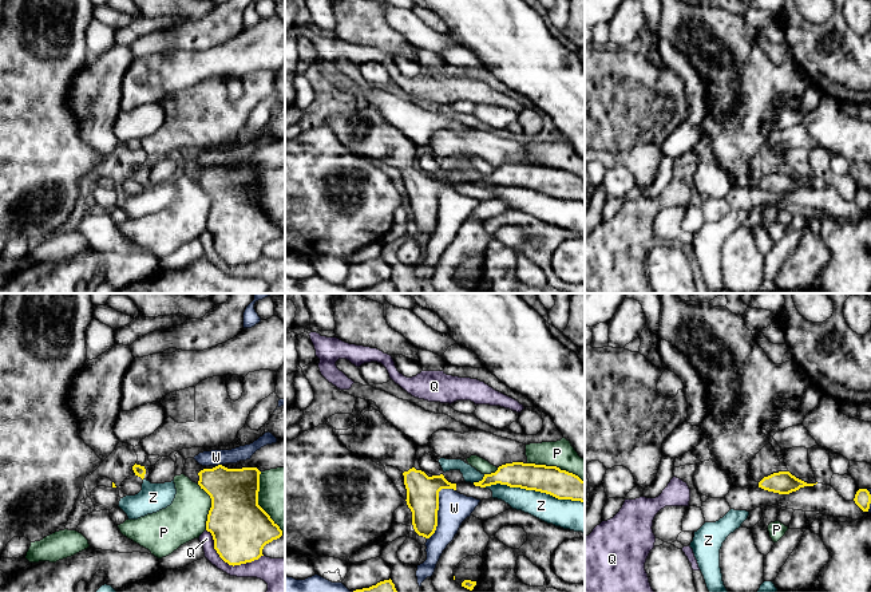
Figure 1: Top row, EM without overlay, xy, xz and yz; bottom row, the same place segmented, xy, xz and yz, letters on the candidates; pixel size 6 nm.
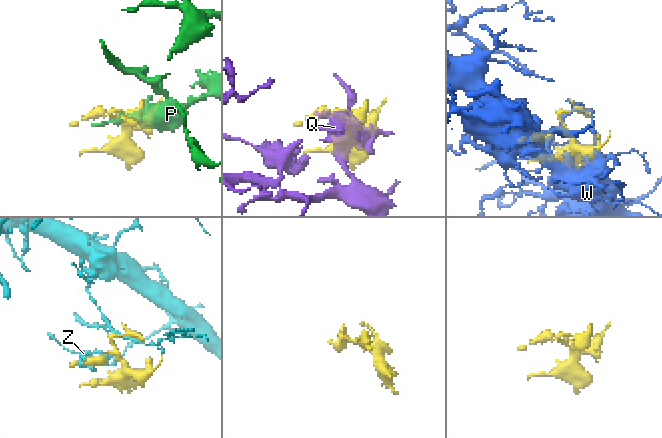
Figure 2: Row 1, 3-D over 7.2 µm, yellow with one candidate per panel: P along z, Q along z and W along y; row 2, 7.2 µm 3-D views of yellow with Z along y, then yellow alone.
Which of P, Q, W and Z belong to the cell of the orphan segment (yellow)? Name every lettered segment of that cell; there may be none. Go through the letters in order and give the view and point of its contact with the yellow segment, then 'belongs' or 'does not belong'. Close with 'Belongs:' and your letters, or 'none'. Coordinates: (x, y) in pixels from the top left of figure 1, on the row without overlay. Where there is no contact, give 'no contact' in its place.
P: xz (555, 166) | does not belong
Q: xy (228, 263) | does not belong
W: xz (438, 208) | does not belong
Z: xz (534, 189) | does not belong
Belongs: none

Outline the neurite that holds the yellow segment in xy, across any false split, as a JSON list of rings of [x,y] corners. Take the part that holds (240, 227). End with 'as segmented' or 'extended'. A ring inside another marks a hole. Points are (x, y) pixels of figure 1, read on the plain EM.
[[[222,165],[198,173],[198,185],[211,198],[206,230],[211,233],[219,257],[233,267],[258,260],[264,246],[282,236],[280,226],[258,205],[260,174],[257,167],[227,169]]]; as segmented

